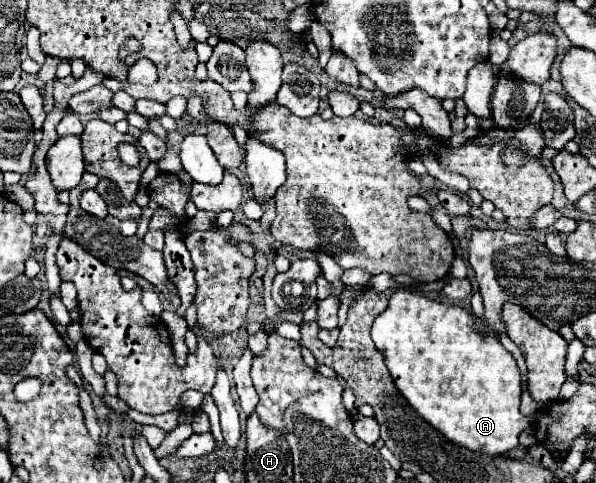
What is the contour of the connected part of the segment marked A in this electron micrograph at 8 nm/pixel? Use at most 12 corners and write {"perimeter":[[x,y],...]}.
{"perimeter":[[399,289],[371,337],[449,443],[519,445],[521,375],[469,311]]}

